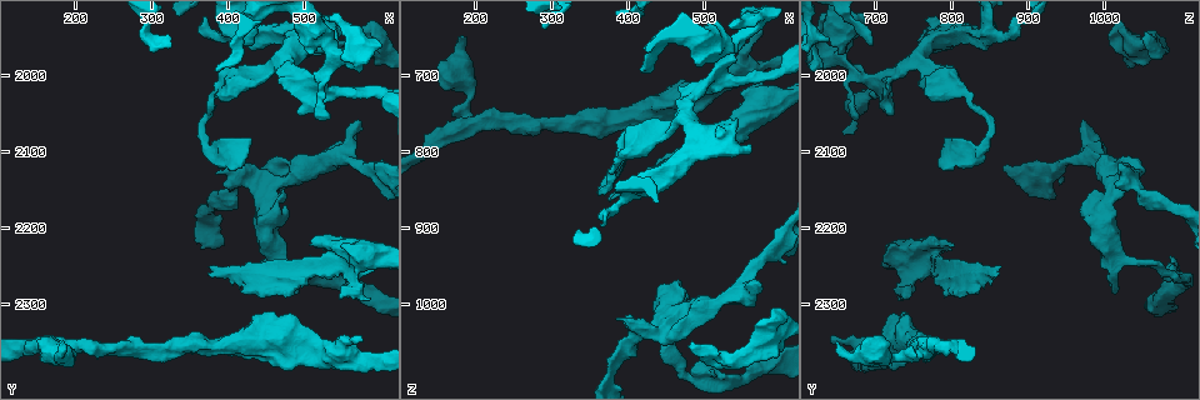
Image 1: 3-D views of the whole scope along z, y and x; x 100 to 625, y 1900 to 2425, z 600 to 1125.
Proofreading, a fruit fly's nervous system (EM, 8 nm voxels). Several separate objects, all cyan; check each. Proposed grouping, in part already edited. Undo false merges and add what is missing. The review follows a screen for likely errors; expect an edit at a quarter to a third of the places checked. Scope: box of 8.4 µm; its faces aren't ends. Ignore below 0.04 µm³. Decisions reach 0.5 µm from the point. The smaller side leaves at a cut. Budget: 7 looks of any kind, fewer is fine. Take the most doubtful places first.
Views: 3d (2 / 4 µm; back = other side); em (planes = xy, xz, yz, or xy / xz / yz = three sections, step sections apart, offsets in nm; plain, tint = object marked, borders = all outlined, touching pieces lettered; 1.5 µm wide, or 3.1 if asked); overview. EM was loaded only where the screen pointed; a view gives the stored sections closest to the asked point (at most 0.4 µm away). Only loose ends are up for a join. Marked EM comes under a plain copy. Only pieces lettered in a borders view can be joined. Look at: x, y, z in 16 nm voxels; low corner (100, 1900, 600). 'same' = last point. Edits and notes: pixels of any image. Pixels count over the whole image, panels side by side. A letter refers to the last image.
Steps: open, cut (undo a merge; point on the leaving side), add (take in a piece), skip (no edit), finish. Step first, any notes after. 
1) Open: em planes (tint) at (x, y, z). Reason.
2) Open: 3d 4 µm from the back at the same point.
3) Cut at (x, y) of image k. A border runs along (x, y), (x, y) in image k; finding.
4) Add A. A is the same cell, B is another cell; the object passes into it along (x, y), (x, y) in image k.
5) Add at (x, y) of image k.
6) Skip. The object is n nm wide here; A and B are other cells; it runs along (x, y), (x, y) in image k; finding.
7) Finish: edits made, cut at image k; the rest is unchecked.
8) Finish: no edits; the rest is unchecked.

Open: 3d 2 µm at (585, 2290, 730). Branch stops here.

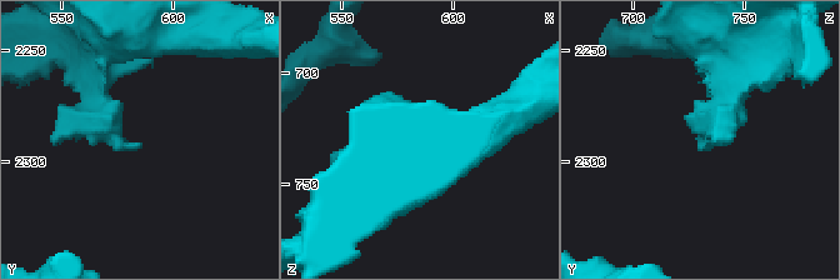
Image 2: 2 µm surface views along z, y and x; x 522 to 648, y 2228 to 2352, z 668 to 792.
Open: em yz step 4 (tint) at (583, 2290, 731).

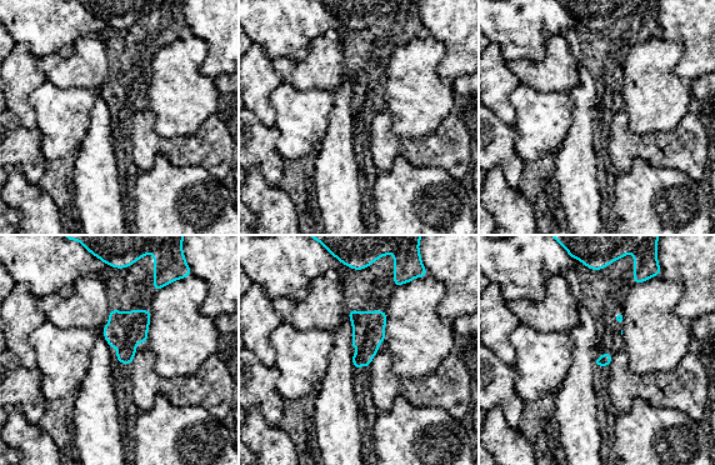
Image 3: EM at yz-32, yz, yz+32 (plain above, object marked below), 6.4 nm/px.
Open: em yz step 4 (borders) at the same point. What lies round it.

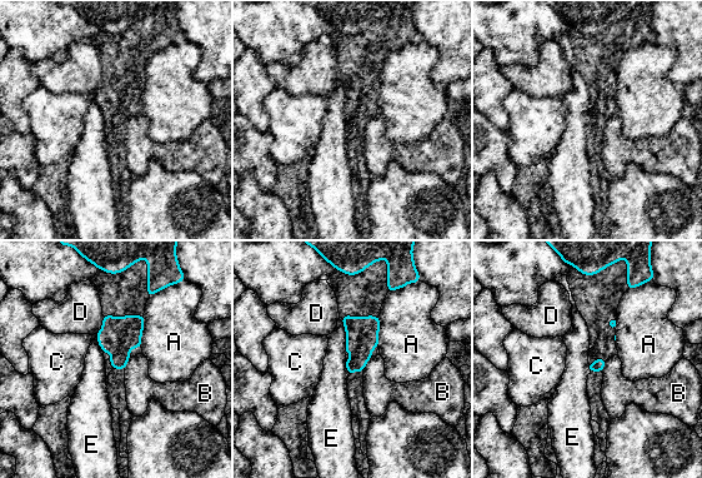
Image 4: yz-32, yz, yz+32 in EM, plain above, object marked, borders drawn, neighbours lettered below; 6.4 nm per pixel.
Skip. A, B, C, D and E are other cells; a border runs along (340, 318), (346, 335), (346, 352) in image 4; none of them fits.

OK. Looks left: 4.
Open: em planes (borders) at (195, 2360, 760). Three arms meet.

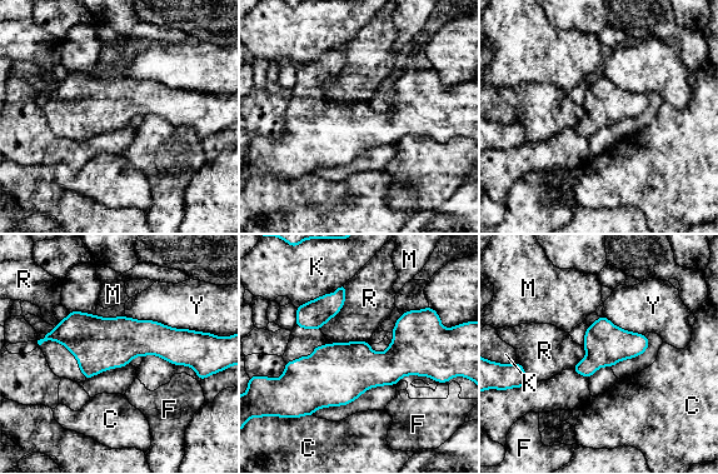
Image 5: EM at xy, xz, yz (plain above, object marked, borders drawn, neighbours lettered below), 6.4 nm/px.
Skip. The longest contact is with Y, 500 nm; C, F, K, M, R and Y are other cells; continuous, no second neuron.

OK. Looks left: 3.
Open: 3d 4 µm at (535, 1970, 655). Three arms meet.

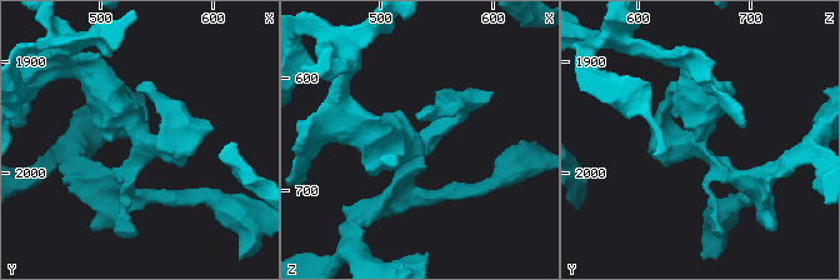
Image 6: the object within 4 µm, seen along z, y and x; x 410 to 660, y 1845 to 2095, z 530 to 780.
Open: em planes (tint) at (538, 1970, 654). Now the EM.

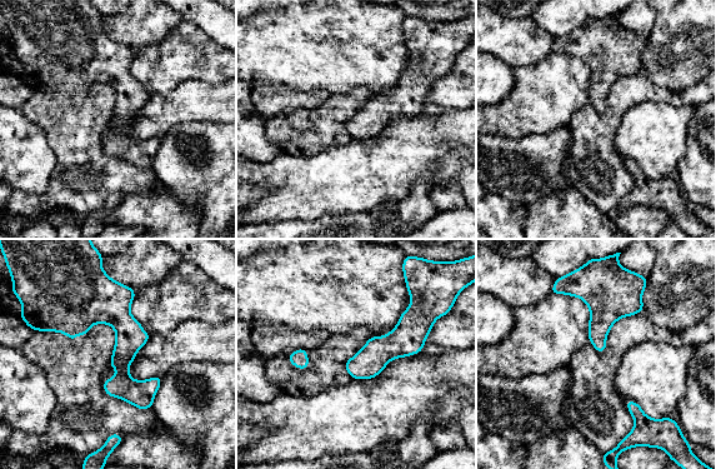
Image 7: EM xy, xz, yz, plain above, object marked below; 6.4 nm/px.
Open: em planes (borders) at the same point. What lies round it.

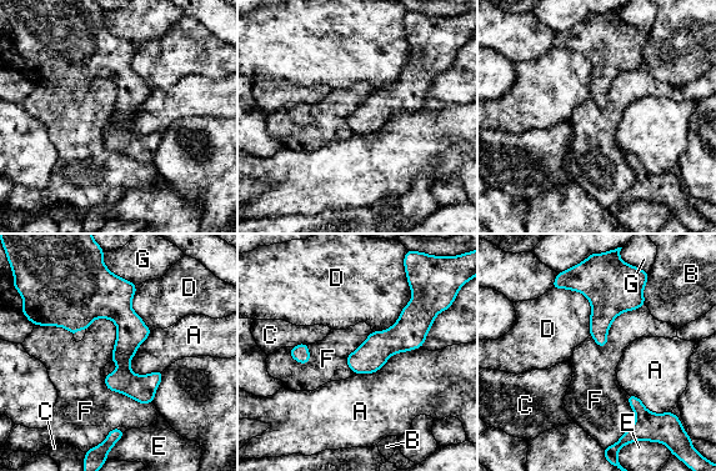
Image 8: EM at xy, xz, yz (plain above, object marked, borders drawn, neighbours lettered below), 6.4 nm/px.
Skip. A, B, C, D, E, F and G are other cells; a border runs along (406, 272), (410, 301), (372, 331) in image 8; one neuron here.

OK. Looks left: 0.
Finish: no edits; the rest is unchecked.

